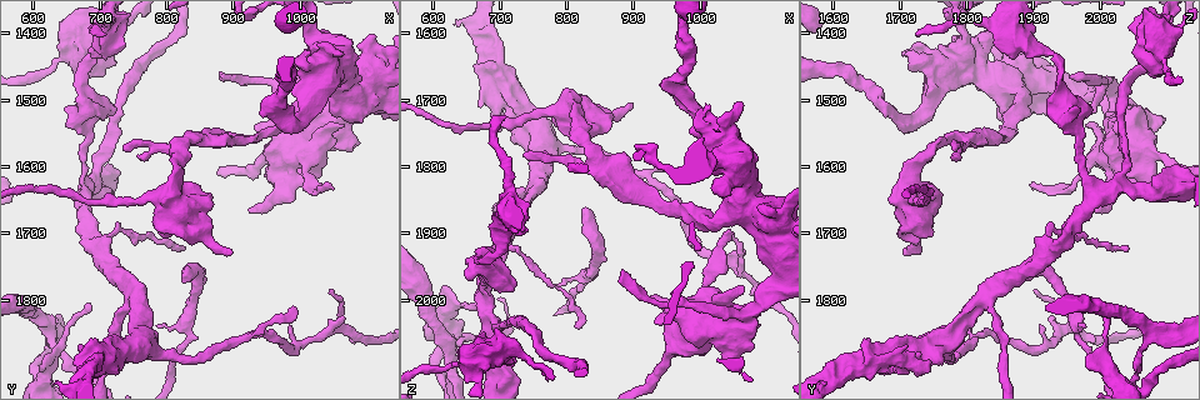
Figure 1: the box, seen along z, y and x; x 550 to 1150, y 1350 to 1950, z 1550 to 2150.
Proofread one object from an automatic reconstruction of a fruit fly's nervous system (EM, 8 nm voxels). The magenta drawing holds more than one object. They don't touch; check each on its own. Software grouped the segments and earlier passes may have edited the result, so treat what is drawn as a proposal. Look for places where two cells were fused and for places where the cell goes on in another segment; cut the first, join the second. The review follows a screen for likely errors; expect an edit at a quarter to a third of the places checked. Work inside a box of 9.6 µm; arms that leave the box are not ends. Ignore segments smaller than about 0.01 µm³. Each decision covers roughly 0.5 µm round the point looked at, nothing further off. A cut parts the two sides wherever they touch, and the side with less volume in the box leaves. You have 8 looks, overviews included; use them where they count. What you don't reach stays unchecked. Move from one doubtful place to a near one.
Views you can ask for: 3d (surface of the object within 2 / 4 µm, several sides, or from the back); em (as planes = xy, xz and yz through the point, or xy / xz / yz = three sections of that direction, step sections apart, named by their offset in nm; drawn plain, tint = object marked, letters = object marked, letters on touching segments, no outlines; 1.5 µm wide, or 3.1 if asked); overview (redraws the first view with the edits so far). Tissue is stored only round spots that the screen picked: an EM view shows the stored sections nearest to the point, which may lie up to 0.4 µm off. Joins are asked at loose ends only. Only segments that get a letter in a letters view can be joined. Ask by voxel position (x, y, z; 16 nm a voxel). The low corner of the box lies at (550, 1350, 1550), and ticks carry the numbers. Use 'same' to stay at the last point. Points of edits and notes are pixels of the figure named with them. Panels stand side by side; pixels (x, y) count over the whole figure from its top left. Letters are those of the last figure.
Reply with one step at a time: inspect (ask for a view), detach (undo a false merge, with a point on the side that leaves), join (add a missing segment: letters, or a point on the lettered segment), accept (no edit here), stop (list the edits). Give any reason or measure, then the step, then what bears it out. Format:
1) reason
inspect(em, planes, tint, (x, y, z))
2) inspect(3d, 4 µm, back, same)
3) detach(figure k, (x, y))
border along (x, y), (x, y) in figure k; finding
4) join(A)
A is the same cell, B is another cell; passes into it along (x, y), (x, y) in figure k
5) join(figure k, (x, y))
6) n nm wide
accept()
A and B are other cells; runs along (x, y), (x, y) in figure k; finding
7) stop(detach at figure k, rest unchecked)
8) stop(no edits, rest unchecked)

a narrow waist
inspect(3d, 2 µm, (695, 1430, 1925))

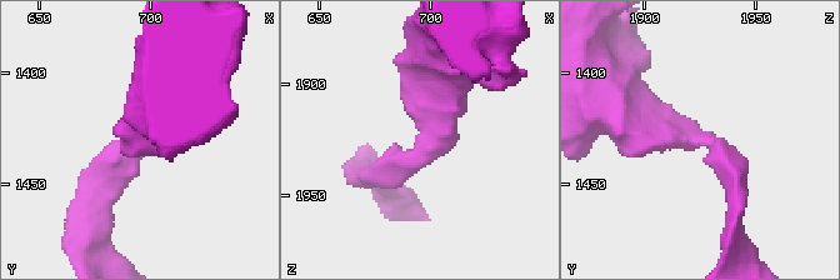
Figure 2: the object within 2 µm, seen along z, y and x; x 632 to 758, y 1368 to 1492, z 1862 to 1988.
arms of 180, 380 nm; now the EM
inspect(em, planes, plain, (699, 1430, 1927))

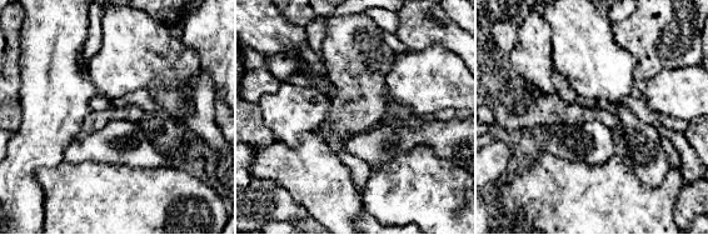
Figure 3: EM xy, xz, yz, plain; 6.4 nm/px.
inspect(em, planes, letters, same)

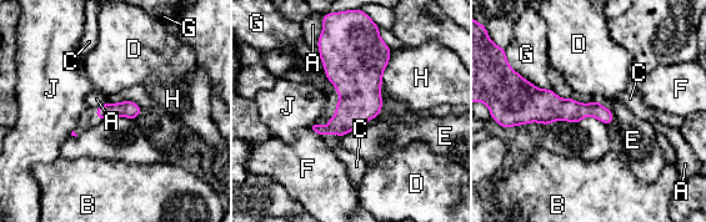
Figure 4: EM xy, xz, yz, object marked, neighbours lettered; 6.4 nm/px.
accept()
A, B, C, D, E, F, G, H and J are other cells; continuous, no second cell

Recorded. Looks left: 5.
an open end
inspect(3d, 4 µm, (720, 1435, 2100))

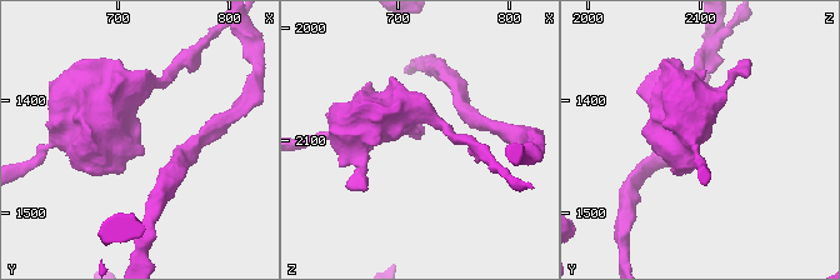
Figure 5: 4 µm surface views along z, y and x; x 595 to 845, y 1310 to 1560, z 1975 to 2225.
inspect(em, planes, plain, (720, 1438, 2100))

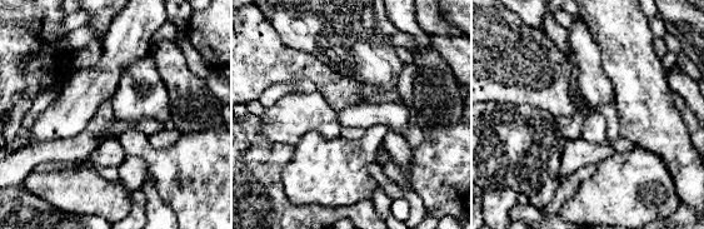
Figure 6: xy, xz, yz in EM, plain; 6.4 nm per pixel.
inspect(em, planes, letters, same)

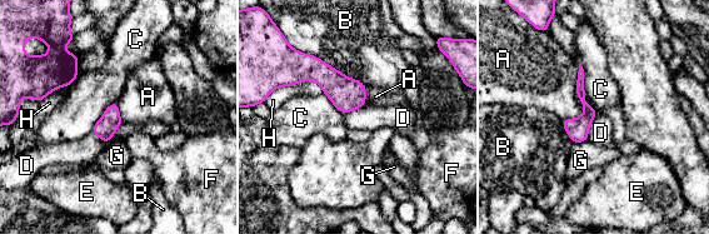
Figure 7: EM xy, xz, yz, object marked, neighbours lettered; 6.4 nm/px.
B touches over 480 nm
accept()
A, B, C, D, E, F, G and H are other cells; no lettered segment goes on from it

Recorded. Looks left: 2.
stop(no edits, rest unchecked)

